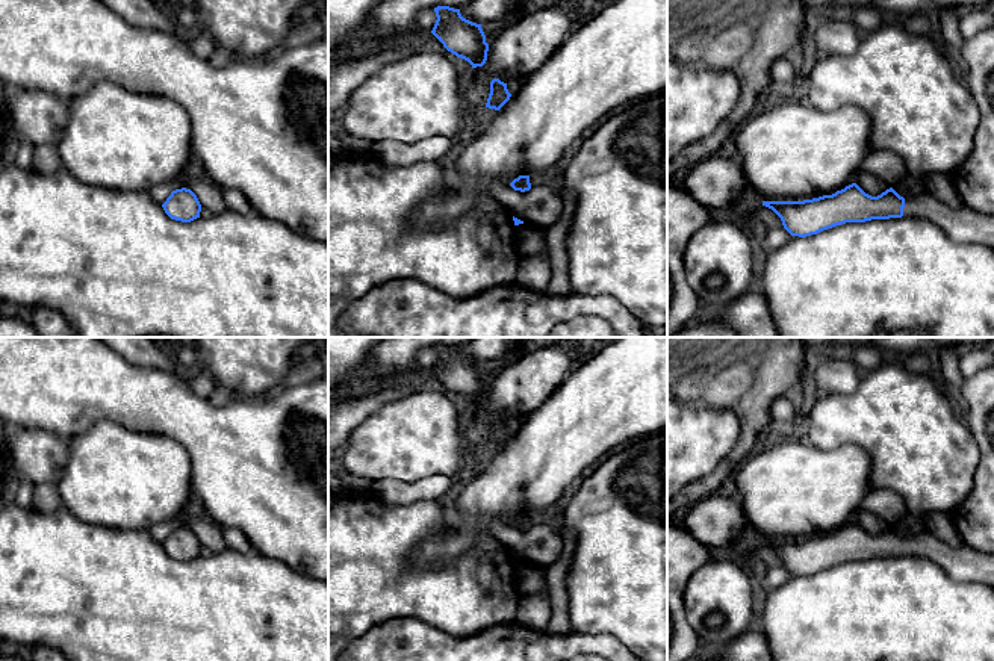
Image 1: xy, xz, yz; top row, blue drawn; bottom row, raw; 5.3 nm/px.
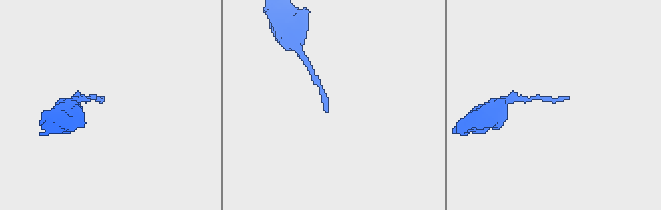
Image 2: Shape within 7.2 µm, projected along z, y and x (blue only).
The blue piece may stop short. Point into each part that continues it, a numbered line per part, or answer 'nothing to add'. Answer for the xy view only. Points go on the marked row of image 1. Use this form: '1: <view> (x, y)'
nothing to add

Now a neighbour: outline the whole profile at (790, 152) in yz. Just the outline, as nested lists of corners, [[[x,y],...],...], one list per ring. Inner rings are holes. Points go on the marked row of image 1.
[[[803,98],[775,100],[761,104],[735,135],[737,159],[747,186],[761,201],[803,201],[852,185],[871,153],[868,145],[870,118],[858,106],[822,112]]]

